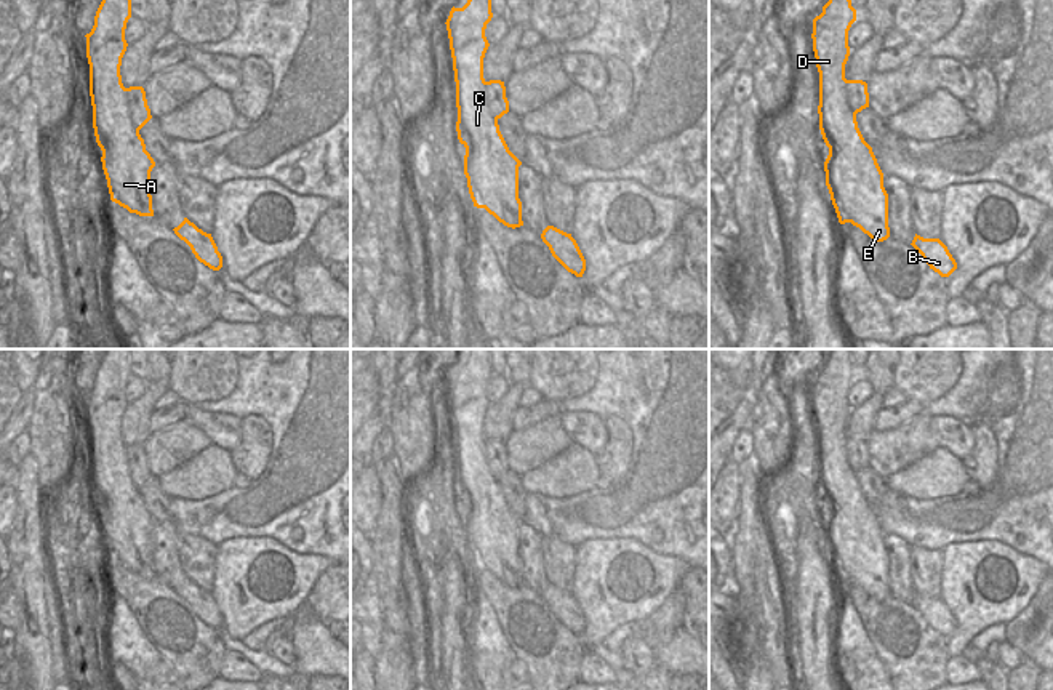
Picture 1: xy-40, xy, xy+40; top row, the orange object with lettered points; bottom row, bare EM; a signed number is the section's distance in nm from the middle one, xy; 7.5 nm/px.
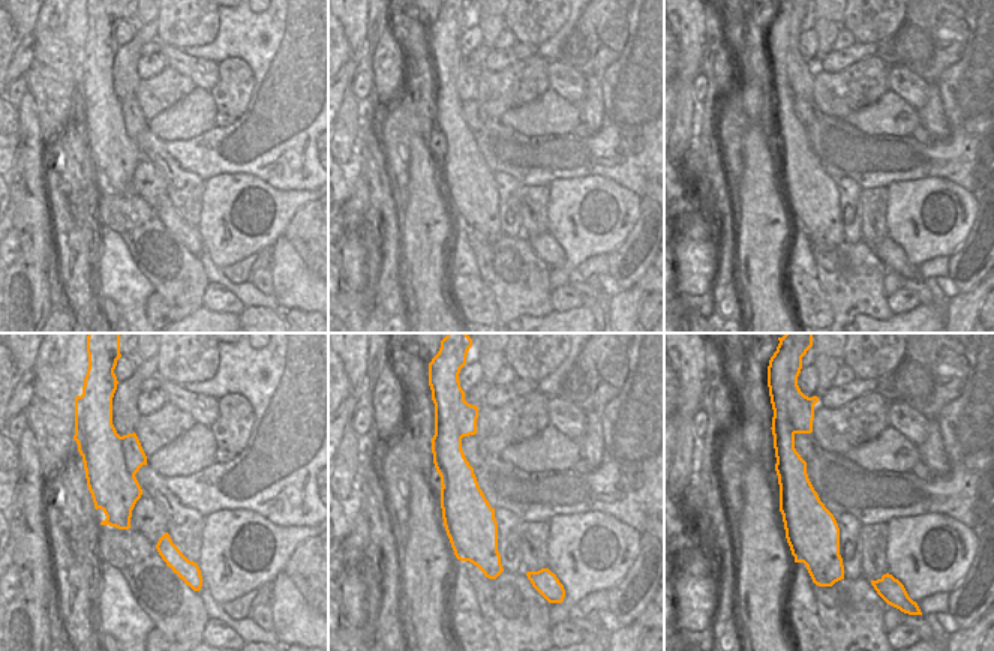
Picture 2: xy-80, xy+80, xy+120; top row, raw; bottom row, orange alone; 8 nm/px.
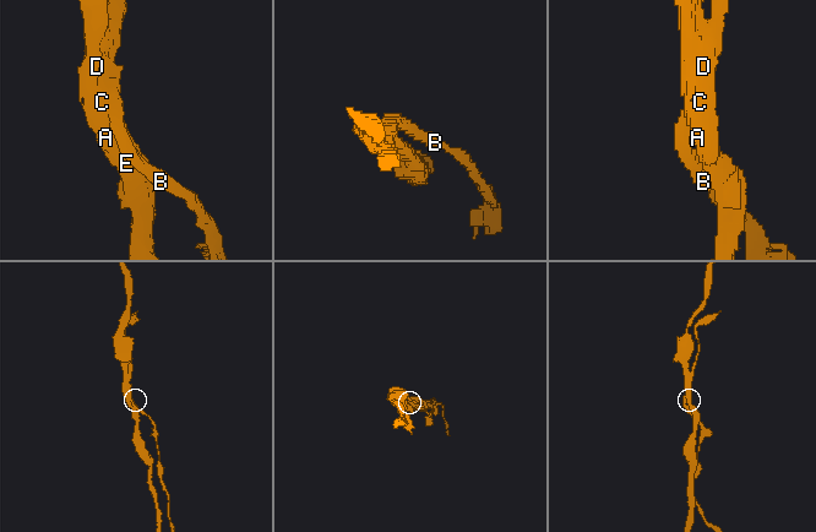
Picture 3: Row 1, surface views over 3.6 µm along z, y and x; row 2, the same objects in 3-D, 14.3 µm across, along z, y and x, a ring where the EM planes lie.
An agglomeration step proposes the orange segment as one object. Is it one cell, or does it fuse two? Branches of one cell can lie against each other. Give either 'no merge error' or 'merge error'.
merge error

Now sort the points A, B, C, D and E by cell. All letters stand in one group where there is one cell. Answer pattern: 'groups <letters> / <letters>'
groups A C D E / B

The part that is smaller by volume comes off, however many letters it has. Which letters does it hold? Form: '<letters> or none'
B

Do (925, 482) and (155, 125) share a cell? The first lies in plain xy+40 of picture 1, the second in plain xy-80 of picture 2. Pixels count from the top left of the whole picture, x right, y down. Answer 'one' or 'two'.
one

